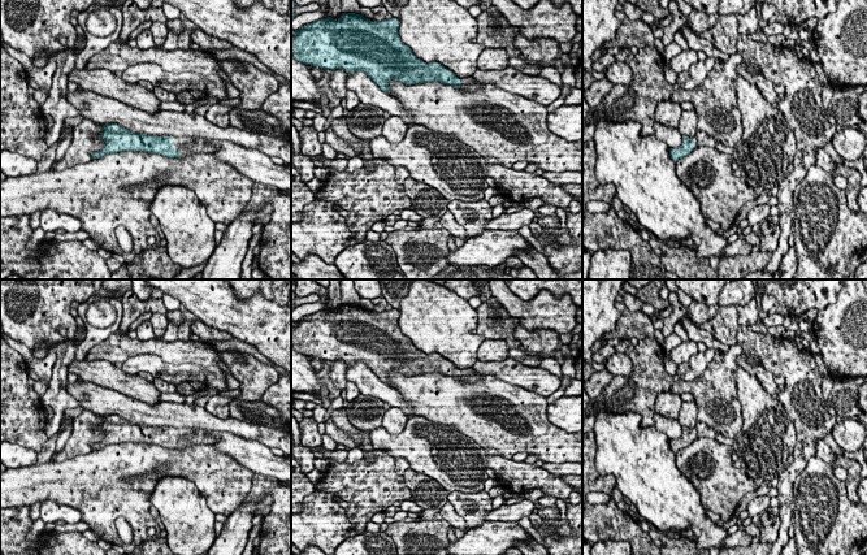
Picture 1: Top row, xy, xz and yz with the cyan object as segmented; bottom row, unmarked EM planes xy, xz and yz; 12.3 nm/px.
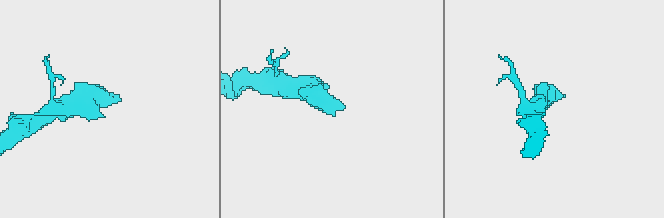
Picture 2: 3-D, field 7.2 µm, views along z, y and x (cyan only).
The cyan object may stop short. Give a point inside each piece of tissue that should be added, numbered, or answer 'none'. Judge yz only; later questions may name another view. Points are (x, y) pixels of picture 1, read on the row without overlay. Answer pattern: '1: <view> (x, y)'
1: yz (701, 429)

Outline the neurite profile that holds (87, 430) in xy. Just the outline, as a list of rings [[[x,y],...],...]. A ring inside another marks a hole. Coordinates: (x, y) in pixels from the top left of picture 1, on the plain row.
[[[83,409],[78,417],[73,419],[71,435],[65,447],[58,454],[53,454],[51,461],[60,463],[94,451],[91,446],[103,441],[105,435],[101,429],[103,422],[103,416]]]

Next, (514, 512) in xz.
[[[523,499],[516,504],[503,504],[497,510],[491,510],[487,515],[484,516],[485,521],[519,521],[524,516],[533,513],[533,510],[537,504],[532,500]]]

